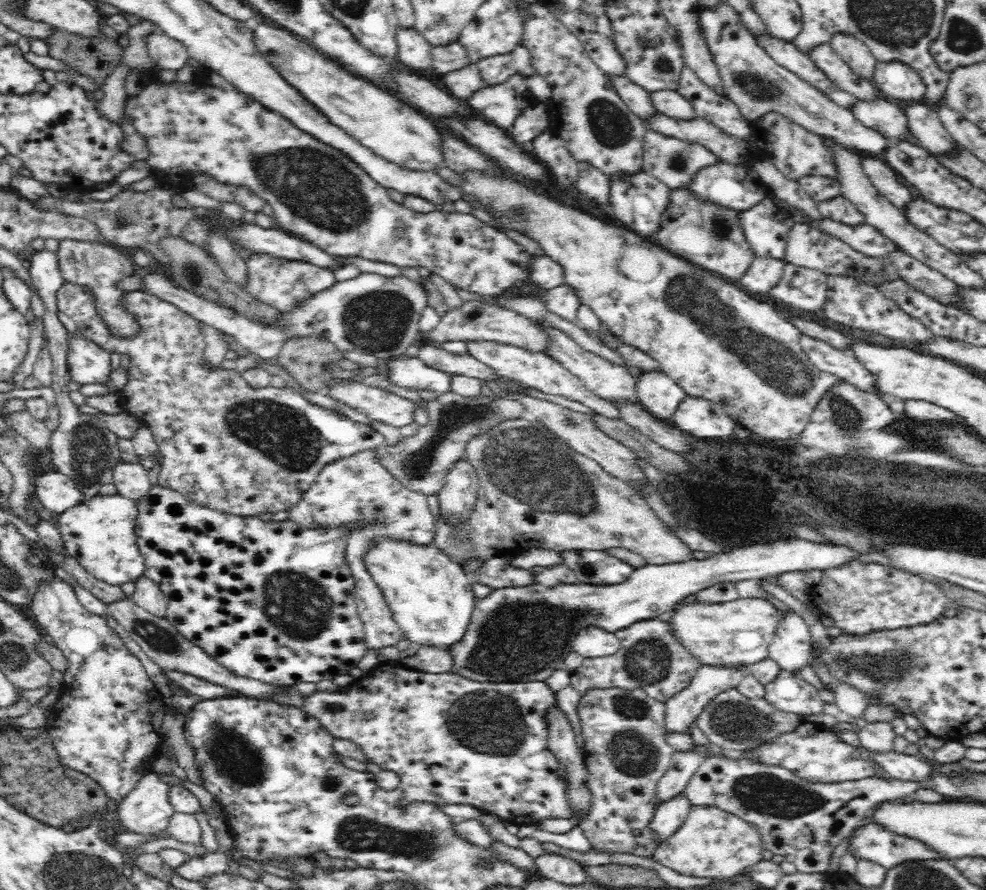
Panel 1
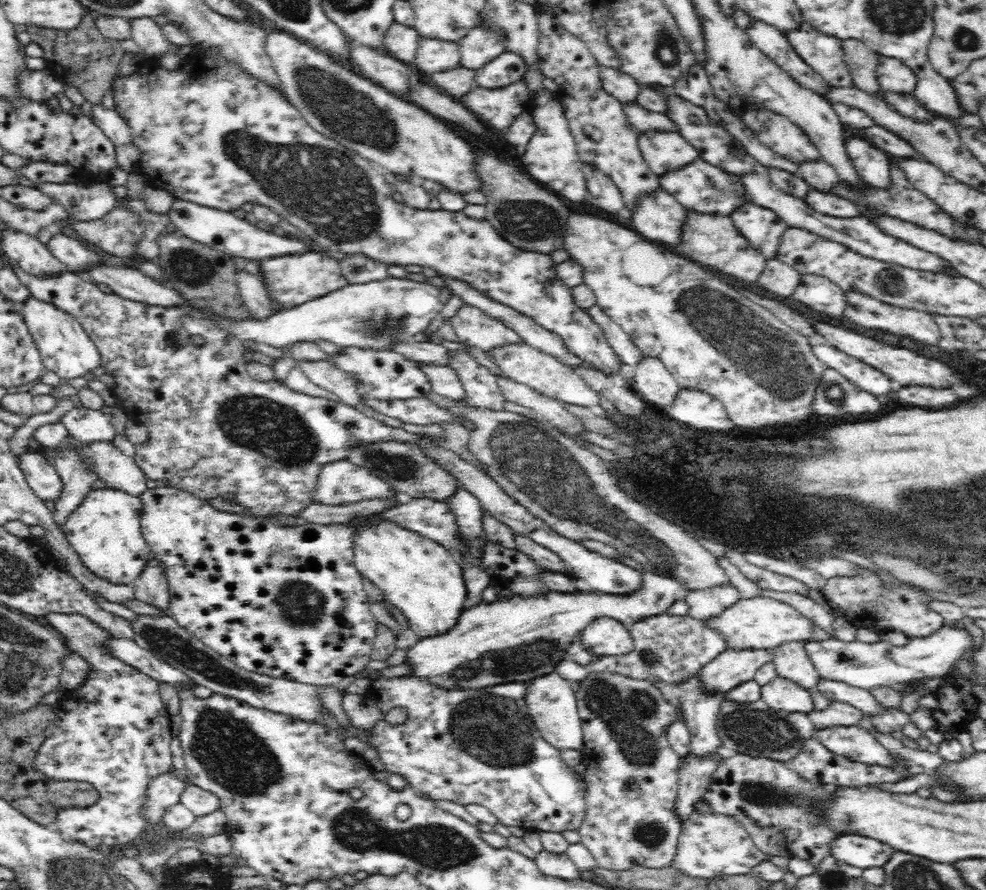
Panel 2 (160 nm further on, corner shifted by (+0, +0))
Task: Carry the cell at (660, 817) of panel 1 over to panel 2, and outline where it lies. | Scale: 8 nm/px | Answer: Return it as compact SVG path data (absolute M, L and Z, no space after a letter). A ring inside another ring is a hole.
M714 754L708 758L690 756L681 760L678 790L674 800L674 815L680 823L697 810L702 794L706 792L706 785L710 782L711 772L715 769L715 762L721 758L719 754Z

